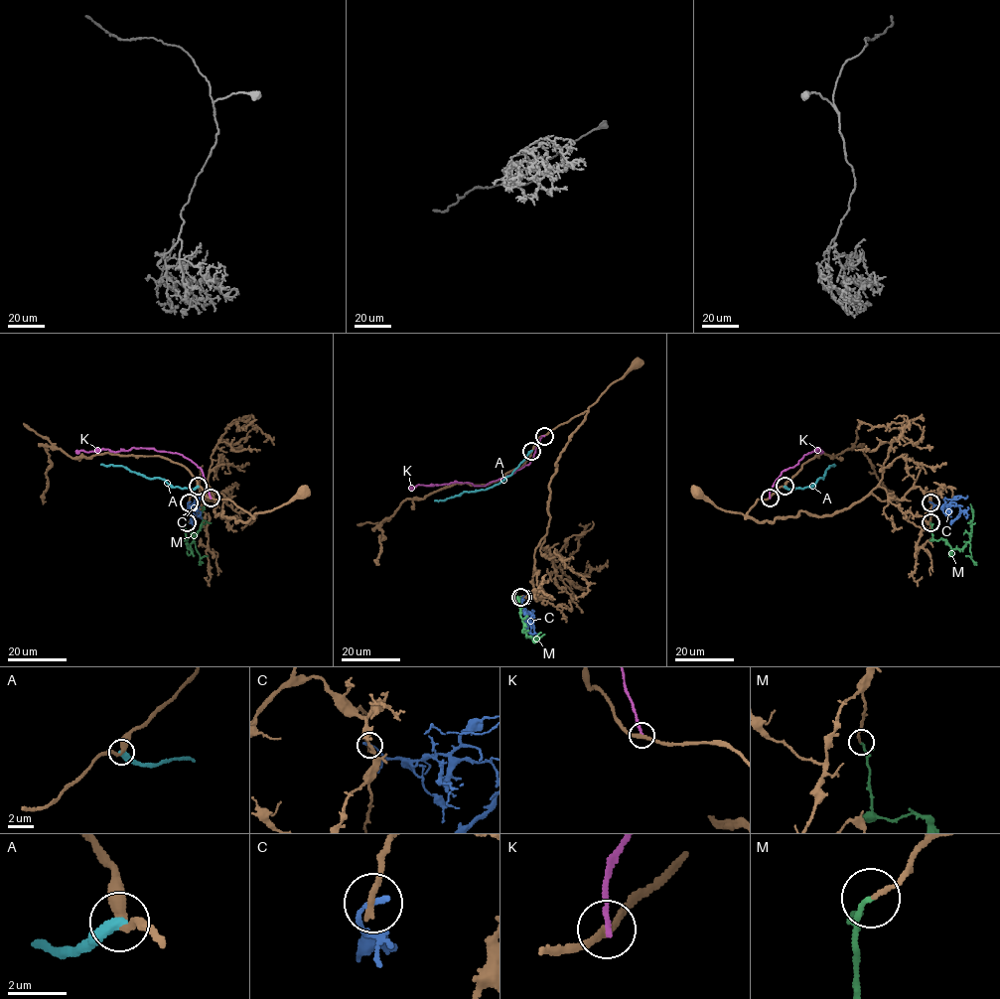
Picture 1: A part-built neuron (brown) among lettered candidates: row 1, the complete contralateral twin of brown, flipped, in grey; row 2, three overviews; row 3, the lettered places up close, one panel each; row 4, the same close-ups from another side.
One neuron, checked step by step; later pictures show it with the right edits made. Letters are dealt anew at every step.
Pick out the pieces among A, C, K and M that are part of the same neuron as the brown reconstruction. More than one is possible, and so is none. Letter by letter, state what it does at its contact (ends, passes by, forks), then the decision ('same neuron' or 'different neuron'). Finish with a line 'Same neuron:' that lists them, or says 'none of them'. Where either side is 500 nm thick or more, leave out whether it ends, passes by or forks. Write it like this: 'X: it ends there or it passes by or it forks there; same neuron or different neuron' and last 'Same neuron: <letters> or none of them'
A: it ends there; different neuron
C: it ends there; different neuron
K: it ends there; different neuron
M: it ends there; same neuron
Same neuron: M

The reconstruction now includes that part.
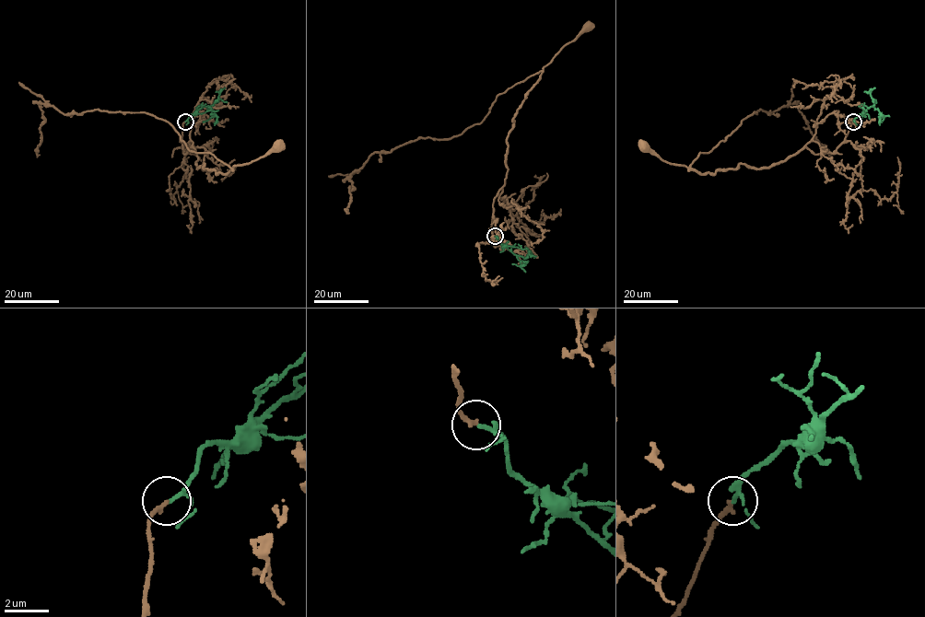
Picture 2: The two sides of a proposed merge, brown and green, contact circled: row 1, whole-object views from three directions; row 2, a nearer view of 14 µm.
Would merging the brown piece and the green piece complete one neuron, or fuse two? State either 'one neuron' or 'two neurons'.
one neuron

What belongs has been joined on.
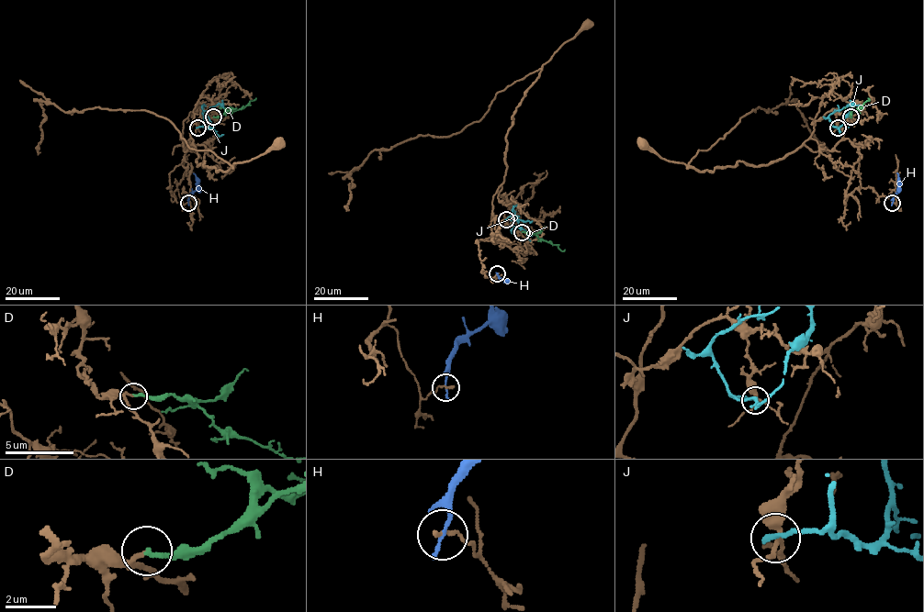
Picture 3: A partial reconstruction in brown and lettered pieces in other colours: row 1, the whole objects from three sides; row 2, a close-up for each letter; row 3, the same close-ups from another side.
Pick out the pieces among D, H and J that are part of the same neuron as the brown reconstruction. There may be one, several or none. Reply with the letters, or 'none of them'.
D

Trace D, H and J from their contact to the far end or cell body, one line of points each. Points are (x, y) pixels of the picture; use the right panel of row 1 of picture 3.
D: (850, 116), (850, 112), (861, 109), (868, 98)
H: (892, 203), (899, 187), (896, 173)
J: (838, 127), (832, 126), (828, 116), (853, 103), (850, 100)

